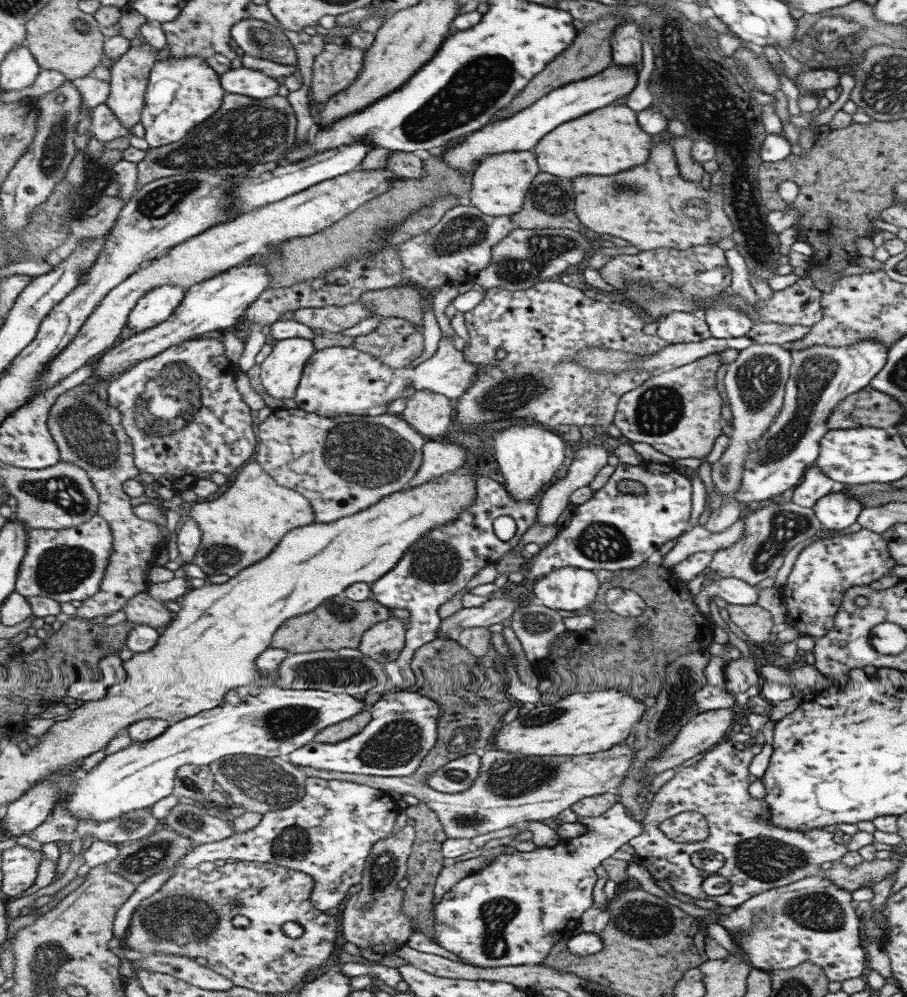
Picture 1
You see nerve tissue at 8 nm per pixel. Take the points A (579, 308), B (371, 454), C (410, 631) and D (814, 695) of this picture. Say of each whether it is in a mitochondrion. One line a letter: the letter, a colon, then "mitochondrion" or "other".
A: other
B: mitochondrion
C: other
D: other

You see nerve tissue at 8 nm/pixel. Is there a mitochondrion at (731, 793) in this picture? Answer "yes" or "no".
no

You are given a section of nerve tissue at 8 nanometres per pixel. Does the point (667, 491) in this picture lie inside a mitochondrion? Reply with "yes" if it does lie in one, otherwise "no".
no

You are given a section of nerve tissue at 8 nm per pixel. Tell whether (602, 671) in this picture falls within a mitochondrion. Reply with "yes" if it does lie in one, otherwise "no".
no

